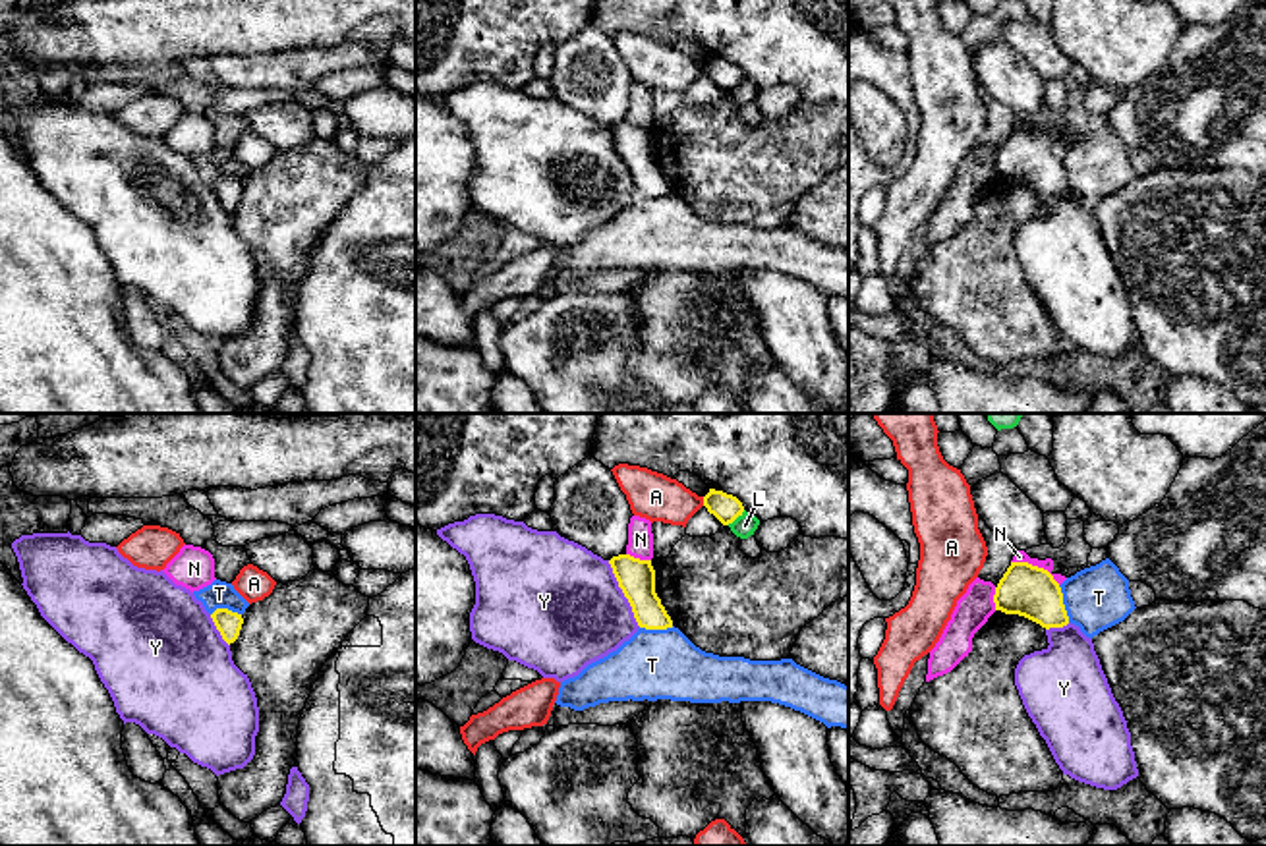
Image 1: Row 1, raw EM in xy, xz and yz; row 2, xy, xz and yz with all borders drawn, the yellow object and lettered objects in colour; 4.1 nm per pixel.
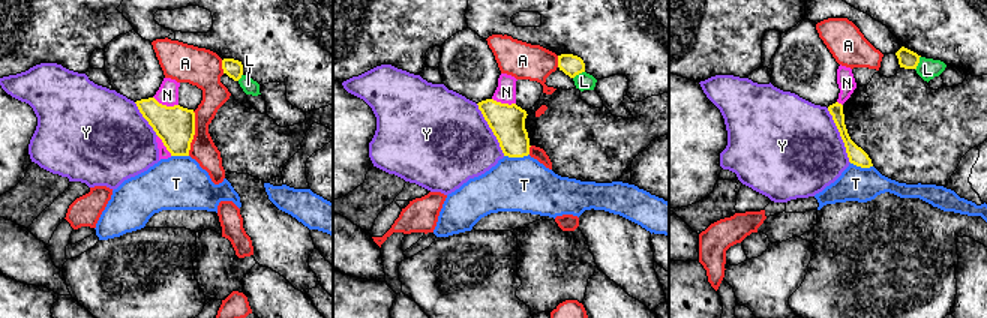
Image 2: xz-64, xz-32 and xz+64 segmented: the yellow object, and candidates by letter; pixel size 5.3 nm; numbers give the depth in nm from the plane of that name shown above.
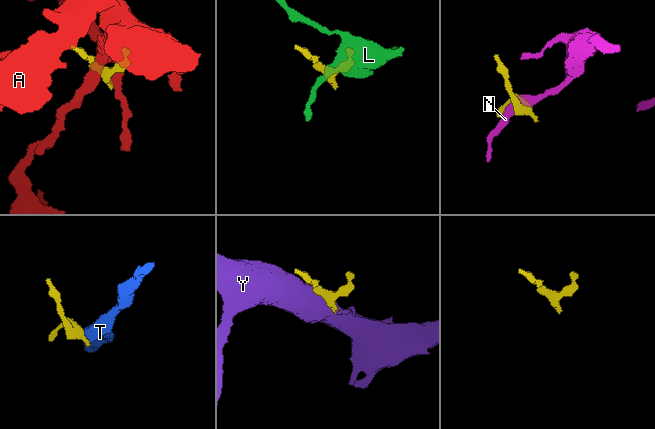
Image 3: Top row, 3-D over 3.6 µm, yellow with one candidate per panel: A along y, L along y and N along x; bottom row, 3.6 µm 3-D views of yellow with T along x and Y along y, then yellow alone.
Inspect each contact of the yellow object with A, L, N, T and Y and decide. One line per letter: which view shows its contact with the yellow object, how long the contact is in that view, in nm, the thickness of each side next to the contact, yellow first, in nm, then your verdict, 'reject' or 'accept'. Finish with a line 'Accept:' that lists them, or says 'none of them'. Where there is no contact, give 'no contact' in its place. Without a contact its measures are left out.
A: meets yellow in xz; contact 40 nm long; 110 nm thick on the yellow side, 200 nm on the other; reject
L: meets yellow in xz; contact 100 nm long; 110 nm thick on the yellow side, 90 nm on the other; reject
N: meets yellow in yz; contact 220 nm long; 220 nm thick on the yellow side, 50 nm on the other; reject
T: meets yellow in yz; contact 160 nm long; 220 nm thick on the yellow side, 260 nm on the other; reject
Y: meets yellow in xz; contact 320 nm long; 160 nm thick on the yellow side, 480 nm on the other; accept
Accept: Y

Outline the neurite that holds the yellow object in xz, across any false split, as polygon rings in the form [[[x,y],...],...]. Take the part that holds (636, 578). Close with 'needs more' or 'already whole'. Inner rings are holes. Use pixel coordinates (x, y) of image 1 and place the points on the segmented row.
[[[475,514],[437,529],[437,535],[466,556],[475,605],[470,612],[472,639],[564,682],[588,664],[617,651],[640,628],[667,630],[673,620],[655,593],[651,560],[619,554],[603,560],[557,531],[537,531],[524,522]]]; needs more

